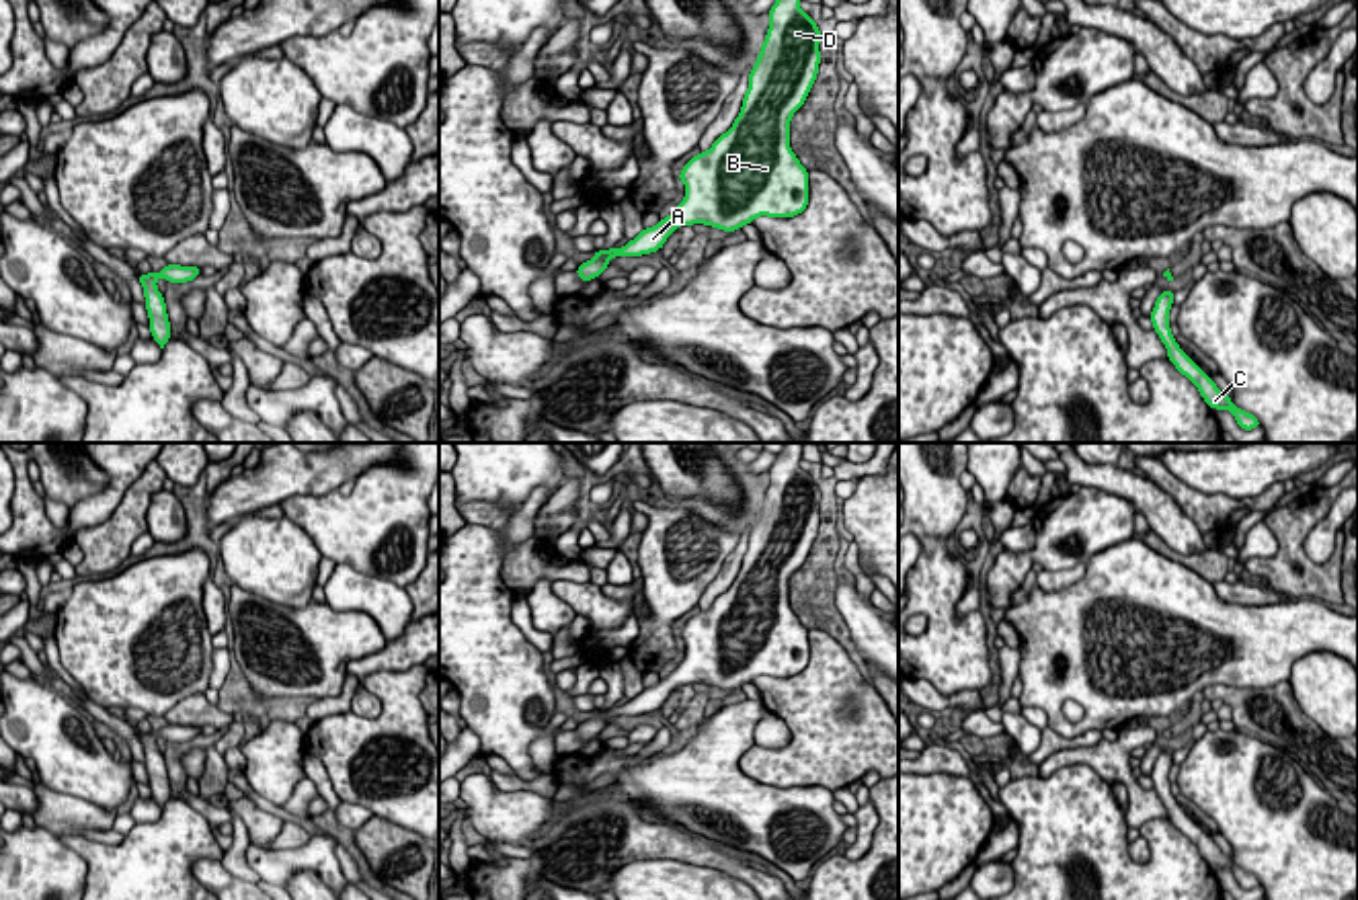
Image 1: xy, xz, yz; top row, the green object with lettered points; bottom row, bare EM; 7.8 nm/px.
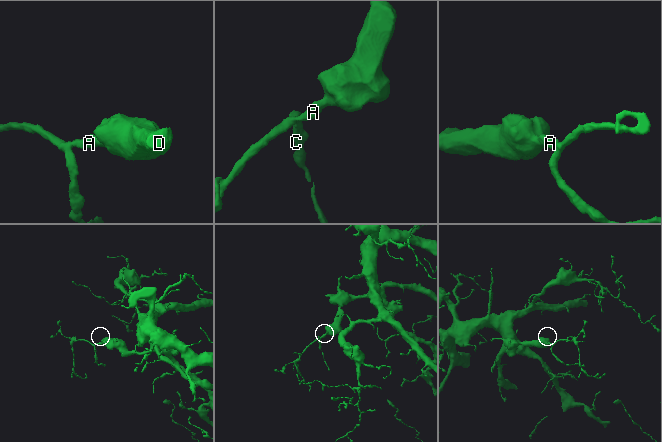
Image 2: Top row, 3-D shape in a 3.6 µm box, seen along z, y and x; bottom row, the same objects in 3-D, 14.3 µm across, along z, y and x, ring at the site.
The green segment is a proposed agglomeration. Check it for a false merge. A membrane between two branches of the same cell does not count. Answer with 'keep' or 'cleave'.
keep

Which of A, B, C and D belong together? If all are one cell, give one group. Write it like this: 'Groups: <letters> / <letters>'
Groups: A B C D

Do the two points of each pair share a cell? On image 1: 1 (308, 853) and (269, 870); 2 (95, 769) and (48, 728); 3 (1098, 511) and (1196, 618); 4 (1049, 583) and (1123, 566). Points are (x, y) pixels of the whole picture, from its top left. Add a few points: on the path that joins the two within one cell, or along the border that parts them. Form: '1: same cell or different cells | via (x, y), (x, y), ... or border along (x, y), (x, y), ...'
1: same cell | via (298, 860), (280, 866)
2: same cell | via (83, 763), (60, 741)
3: different cells | border along (1133, 536), (1096, 552), (1086, 562)
4: different cells | border along (1088, 564), (1069, 585), (1053, 591), (1036, 585)

